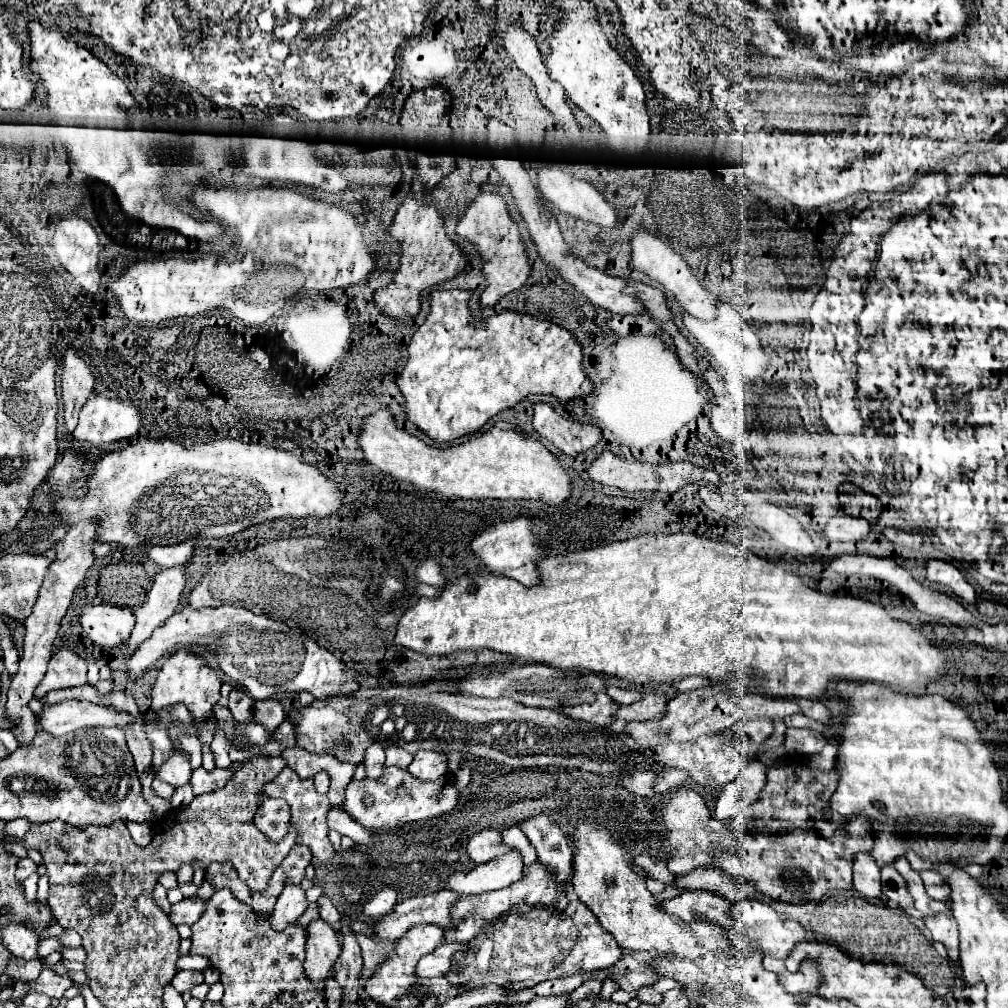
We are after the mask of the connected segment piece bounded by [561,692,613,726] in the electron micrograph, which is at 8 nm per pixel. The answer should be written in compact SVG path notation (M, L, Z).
M599 692L593 702L577 704L577 706L563 706L561 712L573 720L591 722L597 726L607 726L613 722L611 718L611 698L605 692Z

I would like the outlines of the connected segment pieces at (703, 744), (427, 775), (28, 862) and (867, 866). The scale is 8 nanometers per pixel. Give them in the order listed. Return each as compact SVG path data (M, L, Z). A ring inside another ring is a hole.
M715 734L715 736L701 736L697 742L669 742L665 740L665 744L659 744L659 748L655 748L657 754L657 762L661 766L671 766L671 768L679 768L685 770L689 774L689 780L705 786L705 788L723 788L725 784L733 782L749 764L749 748L751 742L749 740L741 740L737 746L729 746L723 744L723 736Z
M419 750L409 764L409 772L423 782L443 778L447 774L447 756L431 750Z
M23 858L19 860L19 866L17 866L17 872L15 872L15 878L19 884L23 884L33 872L37 872L37 864L31 860L31 858Z
M861 854L853 864L853 888L867 900L881 898L881 876L879 866L869 854Z

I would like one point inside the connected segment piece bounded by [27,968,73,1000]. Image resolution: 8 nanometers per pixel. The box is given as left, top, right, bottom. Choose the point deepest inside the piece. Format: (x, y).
(48, 983)

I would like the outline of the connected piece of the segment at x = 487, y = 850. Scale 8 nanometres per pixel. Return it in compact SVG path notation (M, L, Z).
M493 828L477 832L467 844L467 854L471 856L471 860L475 864L489 862L489 860L493 860L497 856L503 856L507 852L511 852L511 848L507 844L503 844L501 832L493 830Z

